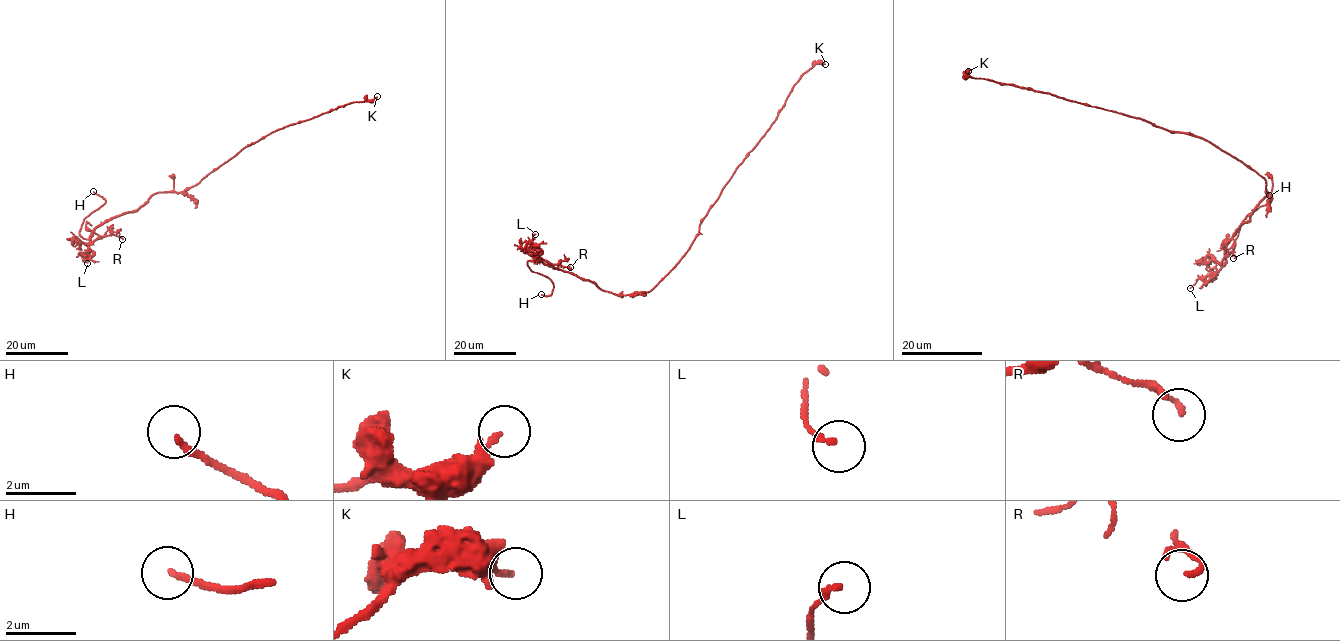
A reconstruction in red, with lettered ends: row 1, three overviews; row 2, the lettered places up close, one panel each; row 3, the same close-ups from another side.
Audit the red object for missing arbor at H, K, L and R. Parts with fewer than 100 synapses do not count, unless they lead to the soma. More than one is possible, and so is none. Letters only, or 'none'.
H

